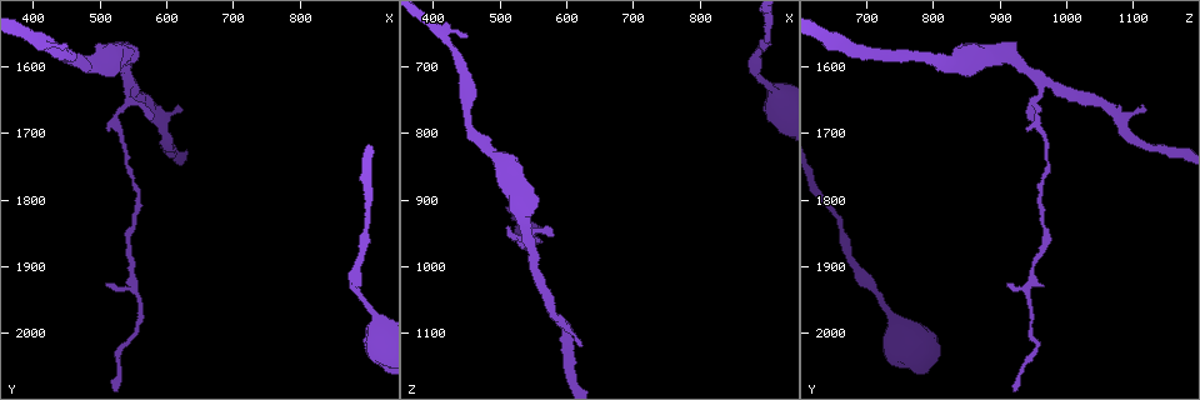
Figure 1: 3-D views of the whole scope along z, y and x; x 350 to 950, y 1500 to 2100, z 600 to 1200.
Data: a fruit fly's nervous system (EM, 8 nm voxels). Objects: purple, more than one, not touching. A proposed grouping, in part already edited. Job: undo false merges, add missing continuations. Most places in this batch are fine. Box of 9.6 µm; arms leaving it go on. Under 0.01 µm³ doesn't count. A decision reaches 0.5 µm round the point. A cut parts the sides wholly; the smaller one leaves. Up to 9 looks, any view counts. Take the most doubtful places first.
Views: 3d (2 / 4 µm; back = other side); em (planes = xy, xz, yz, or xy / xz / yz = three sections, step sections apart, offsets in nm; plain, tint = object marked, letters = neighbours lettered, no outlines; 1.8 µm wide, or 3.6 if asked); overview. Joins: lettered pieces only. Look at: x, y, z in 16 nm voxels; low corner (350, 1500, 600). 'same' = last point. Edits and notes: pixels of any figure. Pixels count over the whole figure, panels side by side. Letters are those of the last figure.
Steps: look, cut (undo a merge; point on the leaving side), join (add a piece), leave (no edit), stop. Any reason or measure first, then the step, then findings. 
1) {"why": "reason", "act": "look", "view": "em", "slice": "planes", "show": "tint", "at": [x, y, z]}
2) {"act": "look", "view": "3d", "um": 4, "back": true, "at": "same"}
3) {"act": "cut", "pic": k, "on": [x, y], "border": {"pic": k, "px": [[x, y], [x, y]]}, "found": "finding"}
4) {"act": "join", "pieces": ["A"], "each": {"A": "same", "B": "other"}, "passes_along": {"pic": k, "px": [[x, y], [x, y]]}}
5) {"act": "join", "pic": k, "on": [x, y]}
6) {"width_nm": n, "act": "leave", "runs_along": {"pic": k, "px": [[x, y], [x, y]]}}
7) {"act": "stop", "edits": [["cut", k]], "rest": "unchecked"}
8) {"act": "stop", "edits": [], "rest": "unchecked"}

{"why": "tapers out", "act": "look", "view": "3d", "um": 4, "at": [580, 1680, 945]}

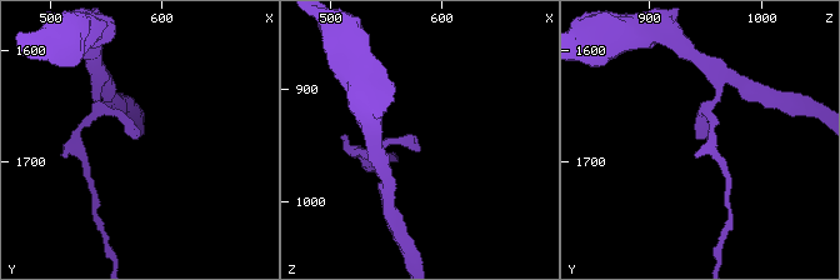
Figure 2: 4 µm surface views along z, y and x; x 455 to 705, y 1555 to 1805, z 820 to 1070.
{"why": "need the tissue", "act": "look", "view": "em", "slice": "yz", "step": 16, "show": "tint", "at": [578, 1680, 946]}

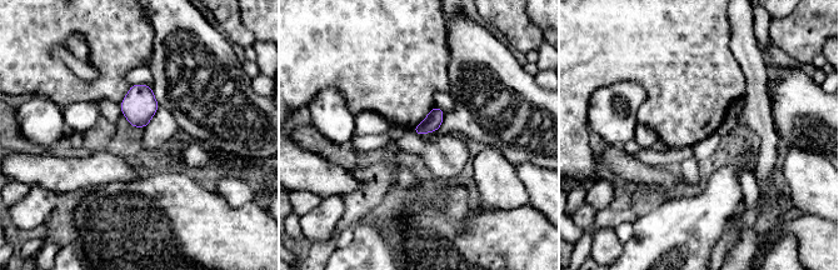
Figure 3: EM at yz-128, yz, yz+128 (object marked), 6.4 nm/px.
{"why": "another direction", "act": "look", "view": "em", "slice": "planes", "show": "letters", "at": "same"}

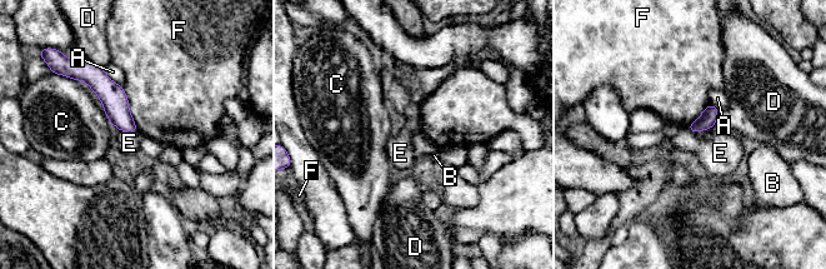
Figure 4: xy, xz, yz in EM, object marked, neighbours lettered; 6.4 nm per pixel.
{"longest_contact_nm": ["F", 220], "act": "leave", "each": {"A": "other", "B": "other", "C": "other", "D": "other", "E": "other", "F": "other"}, "border": {"pic": 4, "px": [[119, 130], [135, 133]]}, "found": "no lettered piece goes on from it"}

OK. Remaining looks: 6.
{"why": "thin end", "act": "look", "view": "3d", "um": 4, "at": [510, 1925, 910]}

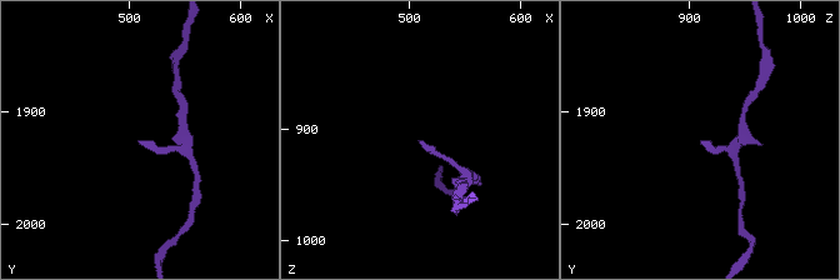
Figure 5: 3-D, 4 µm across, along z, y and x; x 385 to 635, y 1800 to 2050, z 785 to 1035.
{"act": "look", "view": "em", "slice": "xz", "step": 8, "show": "tint", "at": [510, 1926, 912]}

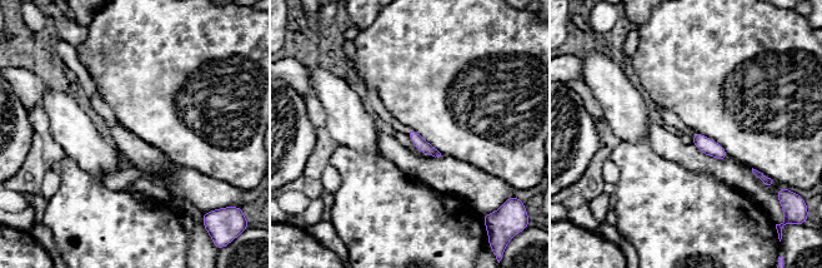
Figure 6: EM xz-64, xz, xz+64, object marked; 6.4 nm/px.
{"why": "another direction", "act": "look", "view": "em", "slice": "planes", "show": "letters", "at": "same"}

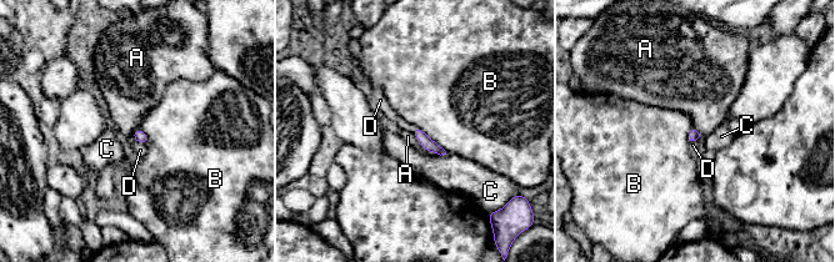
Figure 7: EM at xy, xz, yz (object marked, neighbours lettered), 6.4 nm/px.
{"act": "leave", "each": {"A": "other", "B": "other", "C": "other", "D": "other"}, "border": {"pic": 7, "px": [[410, 131], [421, 146], [438, 155]]}, "found": "no lettered piece goes on from it"}

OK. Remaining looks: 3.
{"why": "an open end", "act": "look", "view": "3d", "um": 2, "at": [455, 1575, 655]}

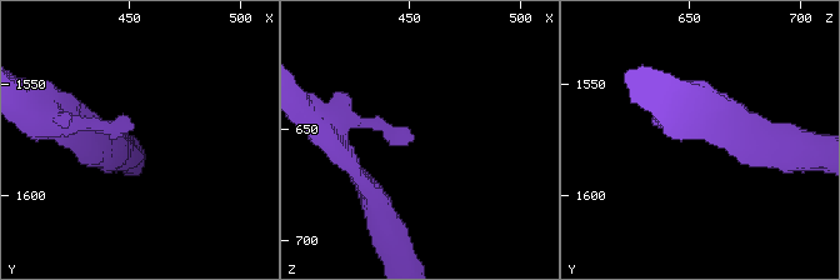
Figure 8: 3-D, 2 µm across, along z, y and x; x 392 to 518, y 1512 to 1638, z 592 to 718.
{"why": "need the tissue", "act": "look", "view": "em", "slice": "xy", "step": 4, "show": "letters", "at": [451, 1571, 653]}

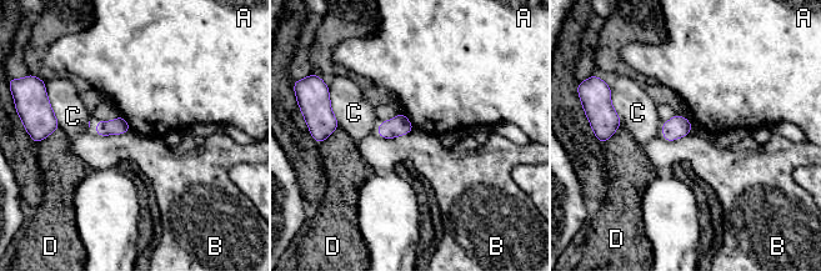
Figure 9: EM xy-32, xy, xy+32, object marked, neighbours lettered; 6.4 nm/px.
{"width_nm": 110, "act": "leave", "each": {"A": "other", "B": "other", "C": "other", "D": "other"}, "border": {"pic": 9, "px": [[414, 129], [393, 137], [379, 136]]}, "found": "none of them fits"}

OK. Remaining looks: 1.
{"act": "stop", "edits": [], "rest": "unchecked"}

